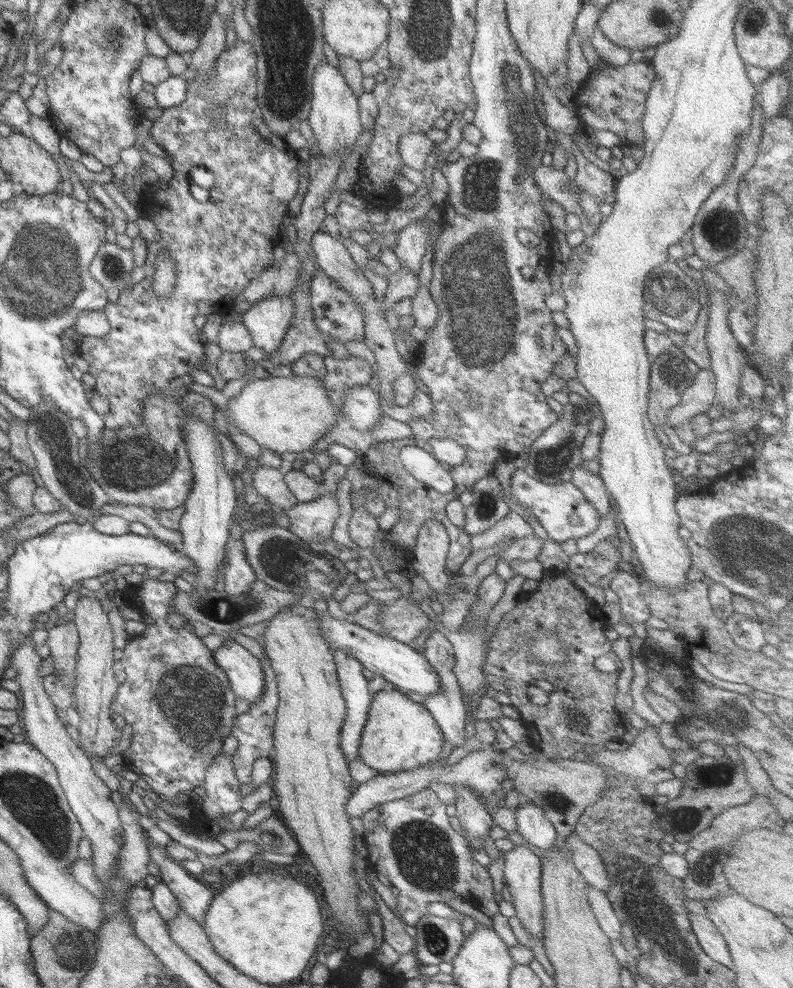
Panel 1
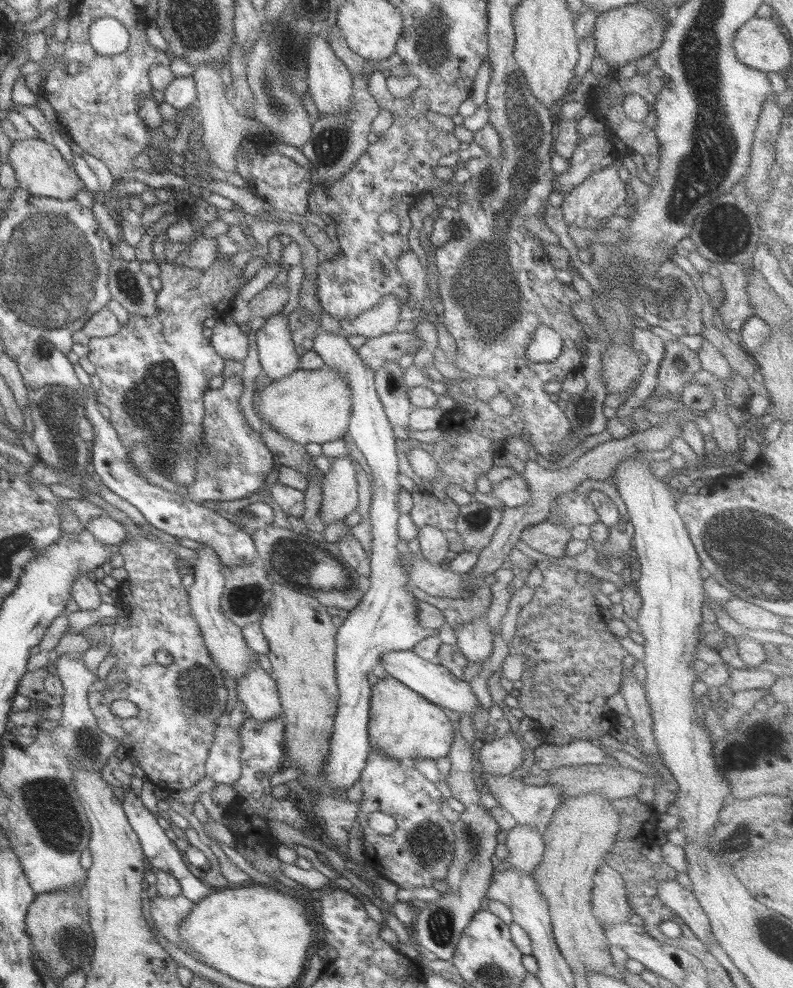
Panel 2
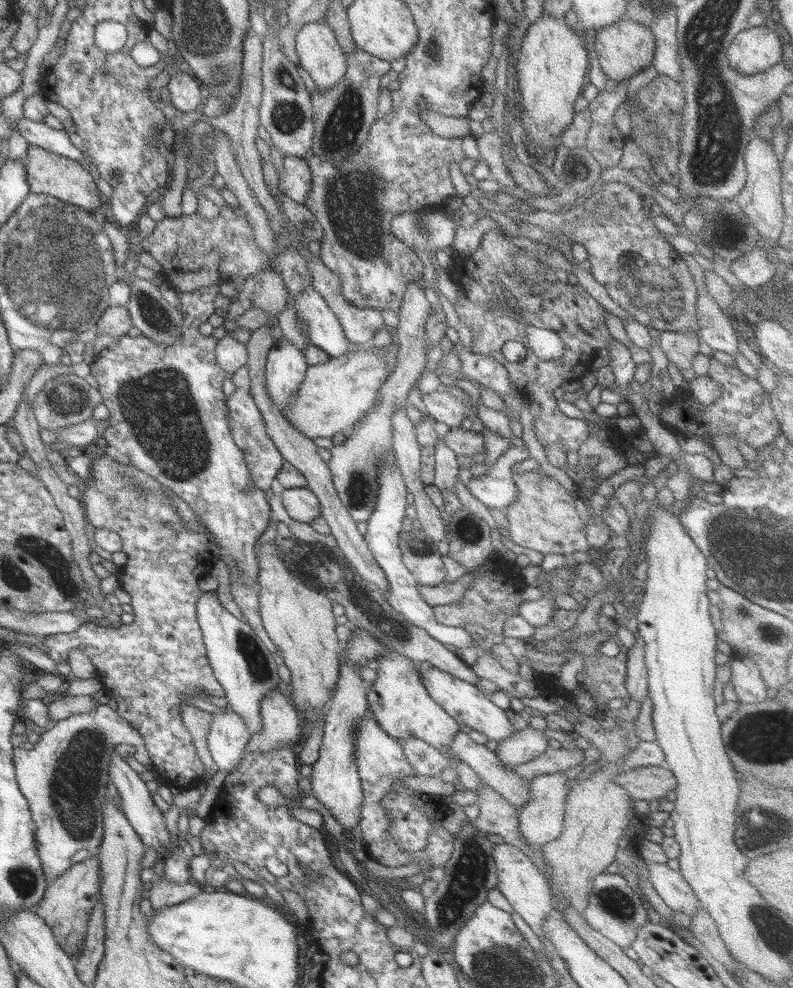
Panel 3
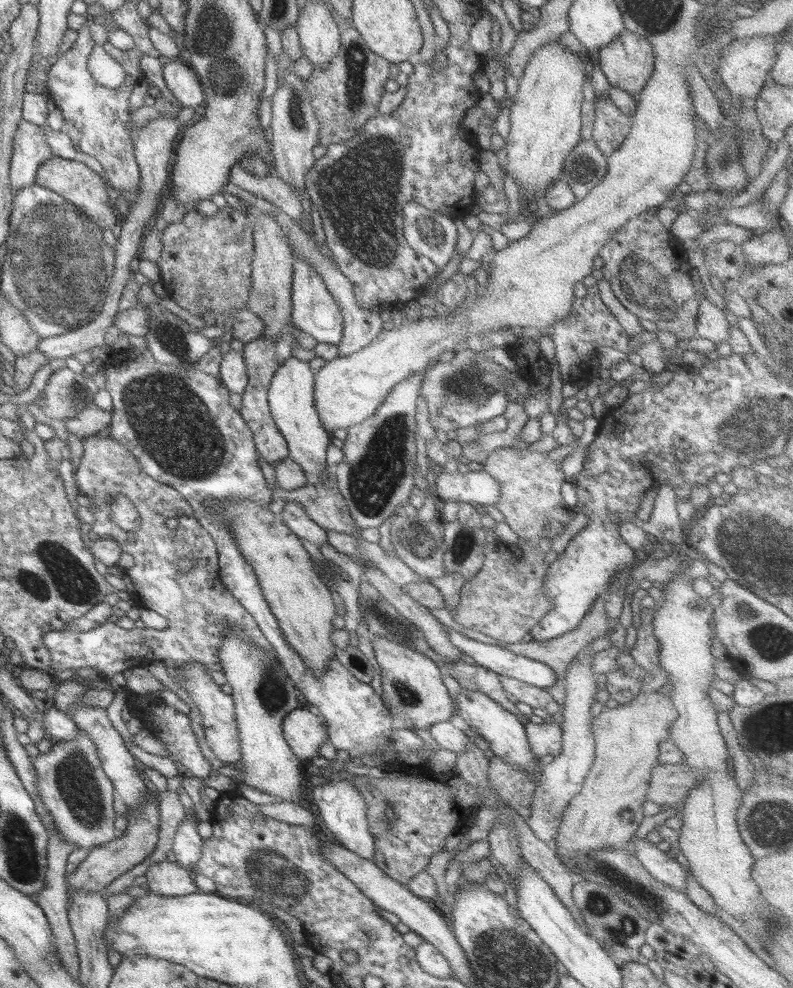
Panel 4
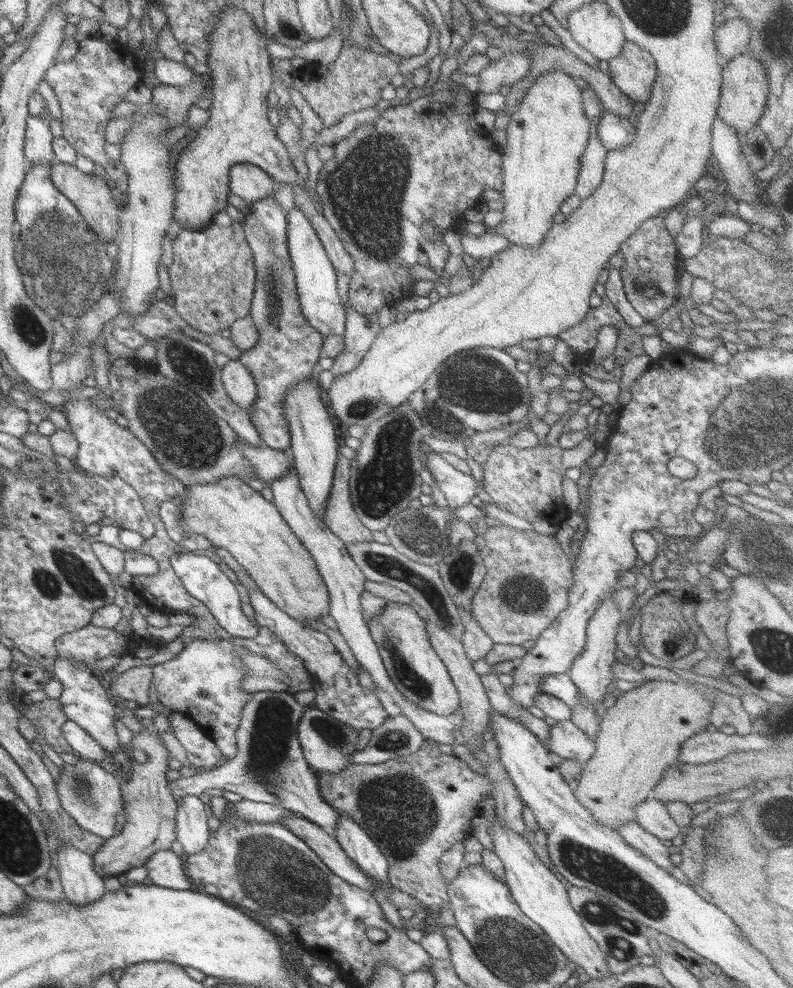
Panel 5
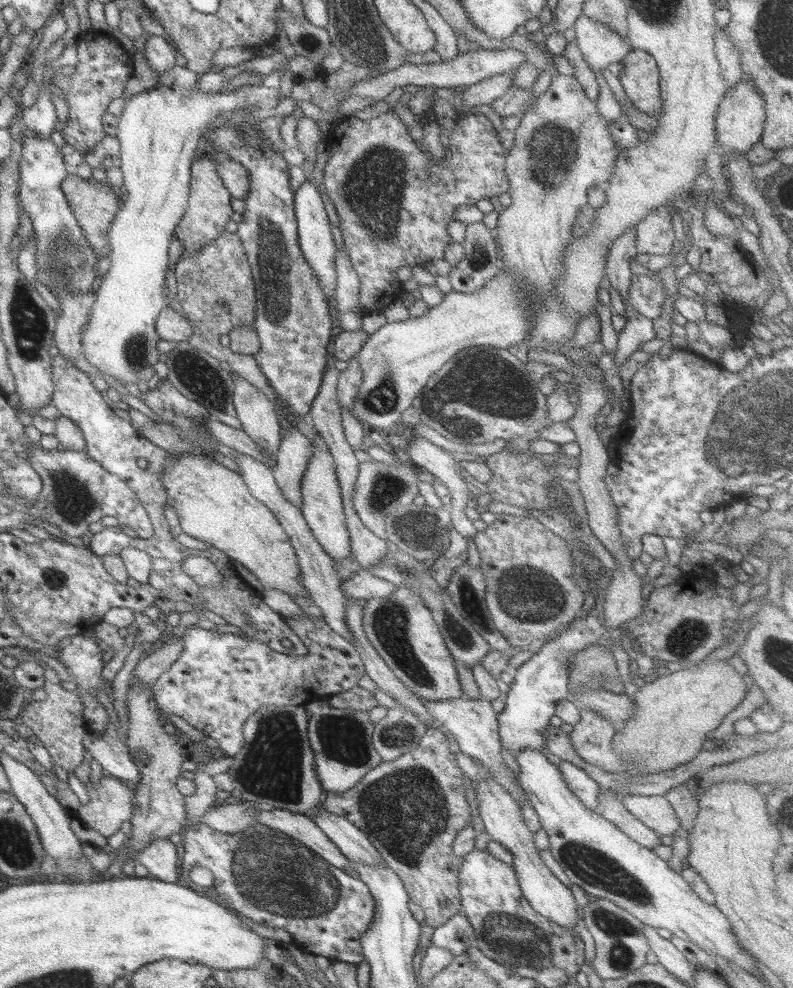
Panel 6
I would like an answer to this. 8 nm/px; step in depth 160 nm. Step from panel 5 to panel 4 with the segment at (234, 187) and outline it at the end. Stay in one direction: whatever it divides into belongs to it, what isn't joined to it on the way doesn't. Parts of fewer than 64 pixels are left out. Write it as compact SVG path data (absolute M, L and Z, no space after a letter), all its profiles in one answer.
M235 164L230 168L227 180L233 186L237 186L237 188L253 194L253 196L267 200L291 220L297 223L305 220L299 199L275 174L253 176L253 174L245 171L242 166Z

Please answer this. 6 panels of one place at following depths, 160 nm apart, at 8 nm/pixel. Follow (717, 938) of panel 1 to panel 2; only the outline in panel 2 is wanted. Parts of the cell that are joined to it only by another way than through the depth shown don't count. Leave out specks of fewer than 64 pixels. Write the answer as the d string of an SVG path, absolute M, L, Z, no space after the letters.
M663 880L657 884L657 899L704 945L715 944L708 919L689 890L674 880Z

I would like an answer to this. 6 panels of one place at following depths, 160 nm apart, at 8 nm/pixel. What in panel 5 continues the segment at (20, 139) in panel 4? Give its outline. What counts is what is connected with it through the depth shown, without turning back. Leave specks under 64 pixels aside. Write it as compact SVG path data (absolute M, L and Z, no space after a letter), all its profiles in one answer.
M28 116L24 130L23 156L29 166L54 162L53 136L49 132L49 117Z

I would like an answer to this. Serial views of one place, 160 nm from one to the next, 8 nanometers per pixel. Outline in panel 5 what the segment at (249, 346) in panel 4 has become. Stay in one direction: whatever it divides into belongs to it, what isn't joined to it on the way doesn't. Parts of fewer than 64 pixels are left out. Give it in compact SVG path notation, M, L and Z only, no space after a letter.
M275 194L264 196L258 201L248 204L247 209L240 214L240 227L248 244L254 268L254 287L248 310L249 318L256 328L258 339L251 348L241 351L238 360L248 370L255 386L255 401L249 407L249 420L257 432L260 443L277 451L287 451L289 447L289 432L283 420L283 399L289 391L305 379L311 378L311 370L321 356L322 344L326 339L319 334L304 319L295 290L294 274L286 245L286 212L275 202Z

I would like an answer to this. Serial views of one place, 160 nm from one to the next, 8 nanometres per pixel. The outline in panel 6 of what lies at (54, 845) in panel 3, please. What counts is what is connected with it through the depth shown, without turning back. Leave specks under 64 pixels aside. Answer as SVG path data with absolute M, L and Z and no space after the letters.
M103 774L97 785L84 786L89 801L72 814L87 826L108 837L119 830L132 815L133 788L110 775Z

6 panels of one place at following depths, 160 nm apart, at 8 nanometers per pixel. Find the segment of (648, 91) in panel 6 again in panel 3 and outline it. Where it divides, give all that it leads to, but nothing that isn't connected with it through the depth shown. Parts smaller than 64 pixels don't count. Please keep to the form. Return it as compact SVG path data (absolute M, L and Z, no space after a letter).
M622 17L609 26L599 28L593 34L594 52L598 67L607 80L630 80L635 72L651 65L654 52L654 37L649 28Z

